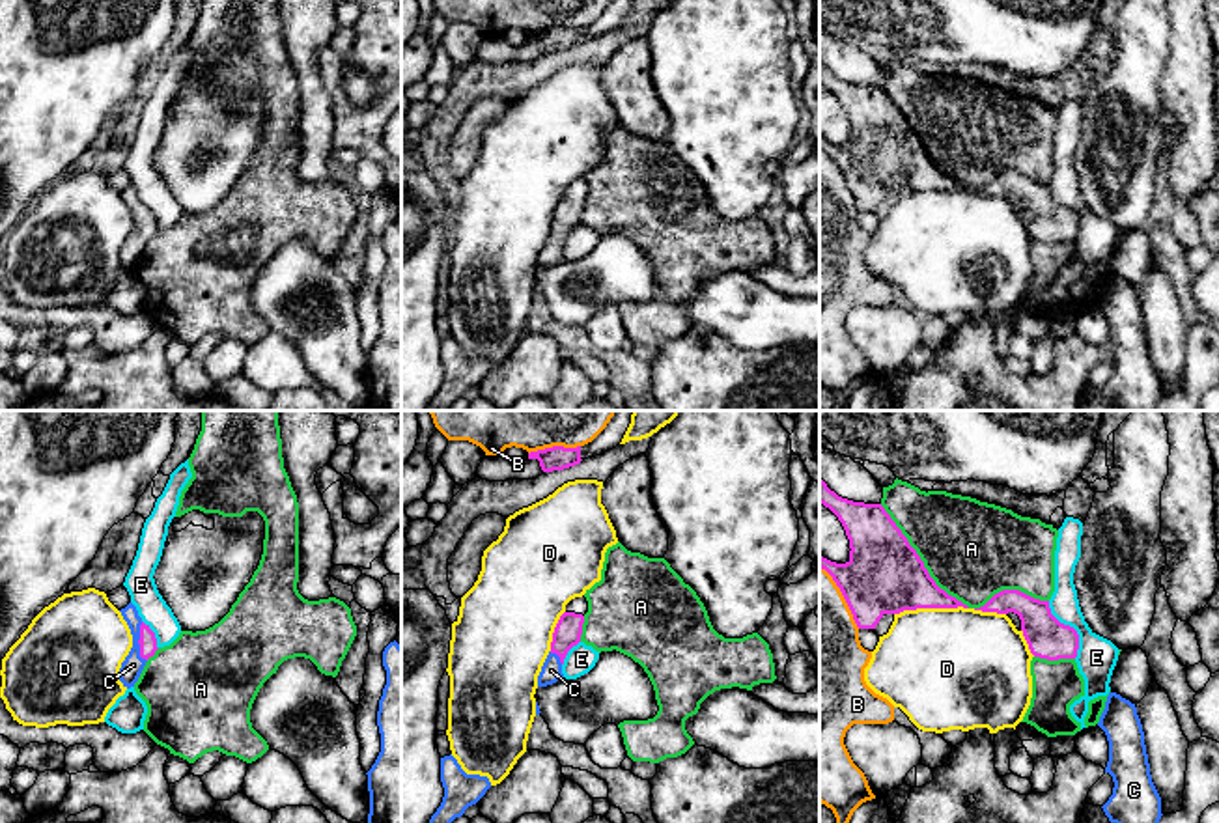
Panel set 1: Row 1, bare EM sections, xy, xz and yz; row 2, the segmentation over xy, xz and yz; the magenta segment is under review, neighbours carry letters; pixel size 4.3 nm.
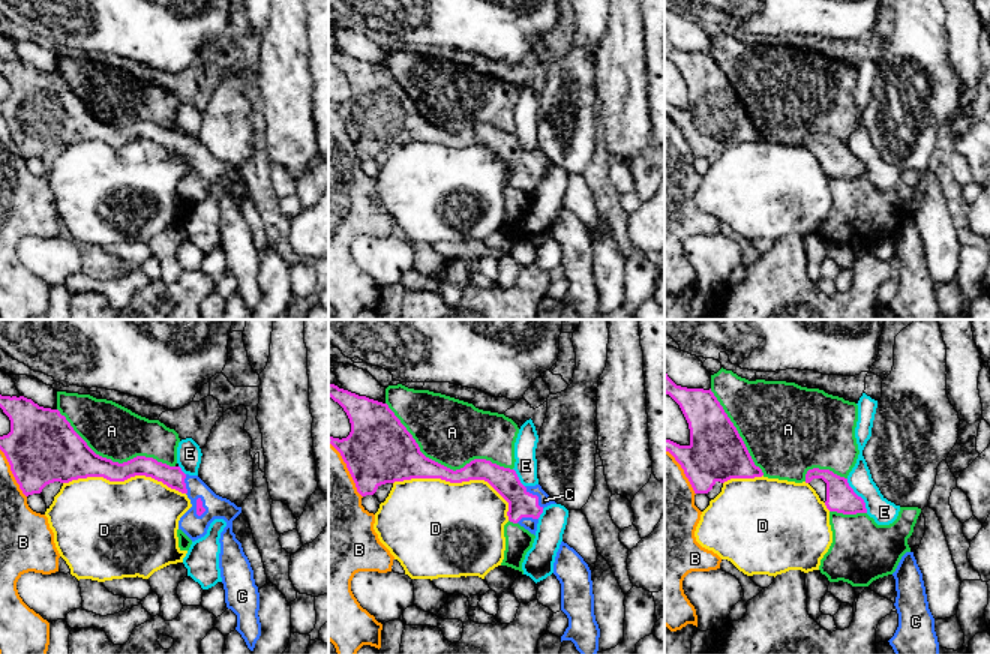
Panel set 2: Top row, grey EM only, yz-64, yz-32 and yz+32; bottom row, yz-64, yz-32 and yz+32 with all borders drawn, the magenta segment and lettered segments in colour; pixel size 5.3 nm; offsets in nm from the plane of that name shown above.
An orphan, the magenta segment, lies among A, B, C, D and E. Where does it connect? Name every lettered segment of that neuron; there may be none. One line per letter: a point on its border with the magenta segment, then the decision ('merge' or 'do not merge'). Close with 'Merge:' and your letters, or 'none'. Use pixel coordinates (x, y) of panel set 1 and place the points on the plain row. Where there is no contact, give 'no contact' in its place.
A: meets magenta in yz at (921, 142); do not merge
B: meets magenta in xz at (553, 28); do not merge
C: meets magenta in xy at (139, 224); merge
D: meets magenta in yz at (930, 189); do not merge
E: meets magenta in yz at (1072, 209); do not merge
Merge: C

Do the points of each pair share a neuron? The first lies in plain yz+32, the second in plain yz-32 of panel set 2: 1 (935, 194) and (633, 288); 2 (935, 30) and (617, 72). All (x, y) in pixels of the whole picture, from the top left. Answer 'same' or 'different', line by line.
1: different
2: different

